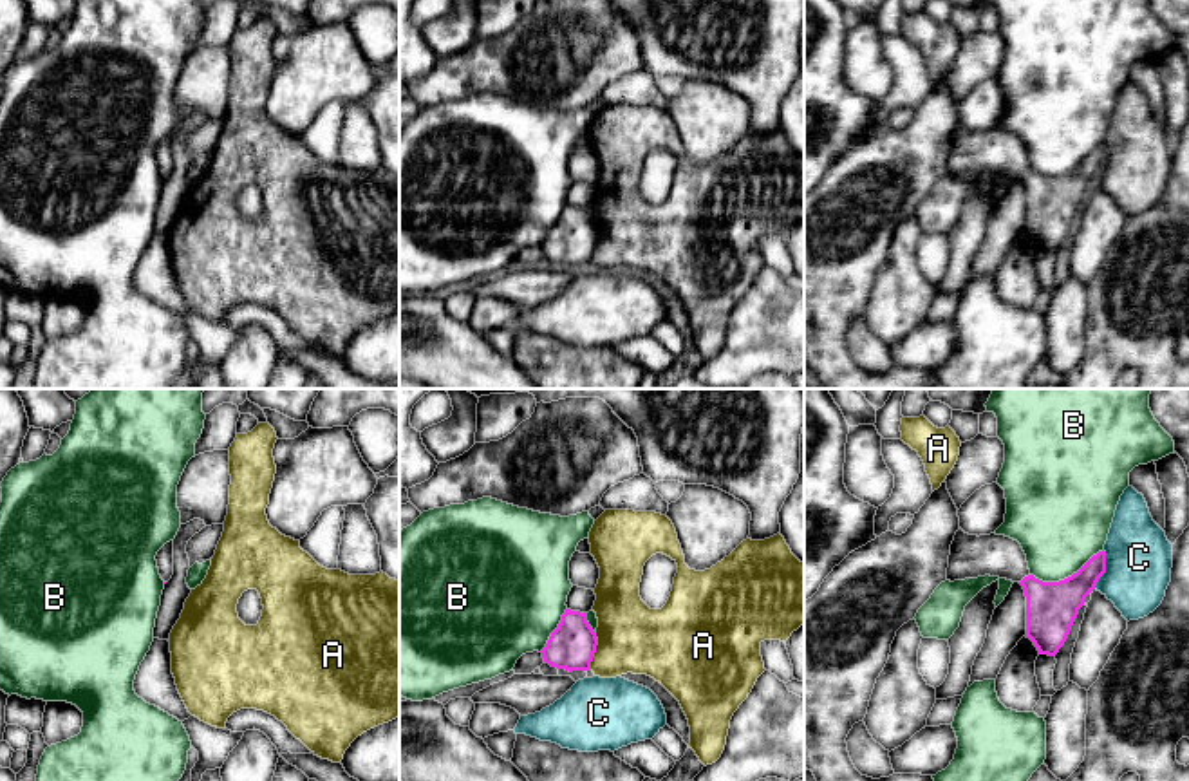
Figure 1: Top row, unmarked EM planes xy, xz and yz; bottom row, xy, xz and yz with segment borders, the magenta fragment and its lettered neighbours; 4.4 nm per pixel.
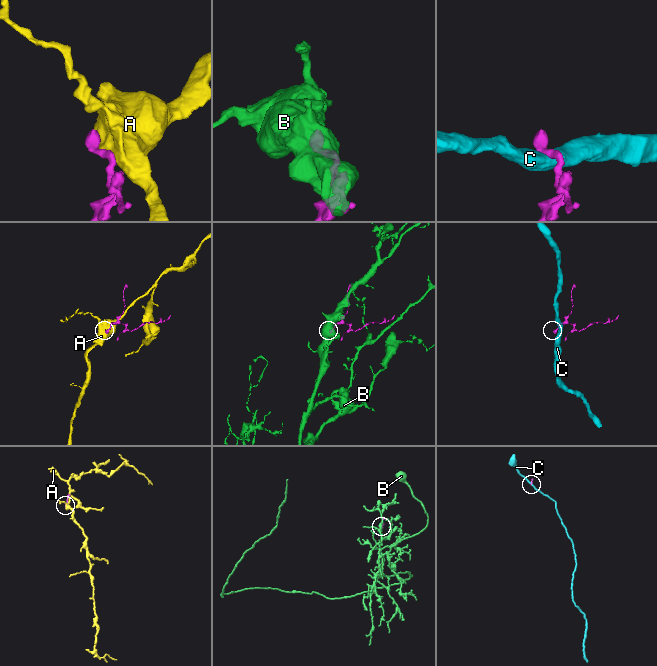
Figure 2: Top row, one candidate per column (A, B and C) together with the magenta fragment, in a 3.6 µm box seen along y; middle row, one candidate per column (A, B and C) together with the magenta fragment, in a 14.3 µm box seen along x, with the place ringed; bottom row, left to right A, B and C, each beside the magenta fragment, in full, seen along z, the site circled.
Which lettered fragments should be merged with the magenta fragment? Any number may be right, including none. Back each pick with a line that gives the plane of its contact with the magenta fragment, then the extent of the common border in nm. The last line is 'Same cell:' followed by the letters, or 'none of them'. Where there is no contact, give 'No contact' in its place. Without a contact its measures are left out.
Same cell: none of them

